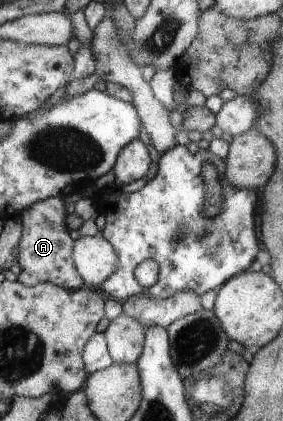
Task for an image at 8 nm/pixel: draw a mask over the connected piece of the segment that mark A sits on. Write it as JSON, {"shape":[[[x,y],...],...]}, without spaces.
{"shape":[[[61,195],[37,201],[21,212],[22,237],[18,244],[19,254],[16,255],[16,262],[21,266],[17,281],[21,284],[32,287],[39,283],[51,283],[77,290],[84,286],[72,257],[75,241],[69,235],[70,229],[65,221],[68,214],[68,205]]]}

